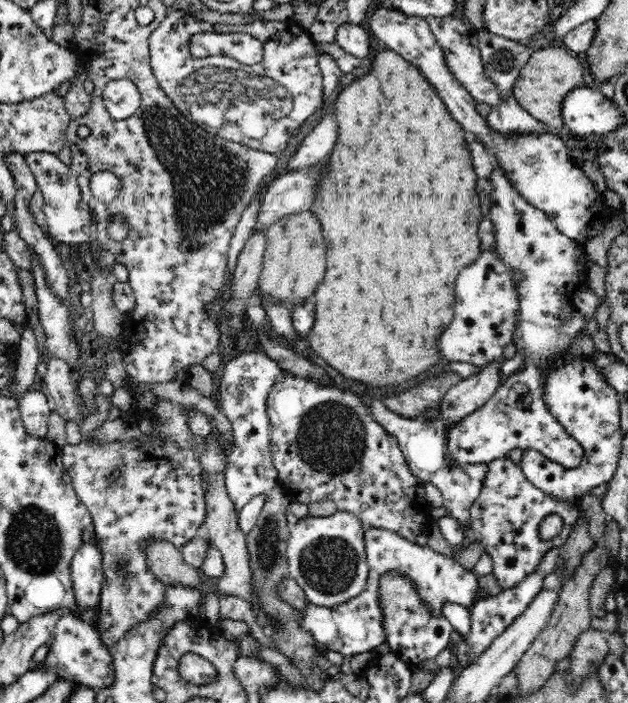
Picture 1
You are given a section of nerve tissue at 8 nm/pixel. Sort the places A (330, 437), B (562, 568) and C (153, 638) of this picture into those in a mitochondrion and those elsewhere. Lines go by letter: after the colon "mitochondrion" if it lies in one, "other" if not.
A: mitochondrion
B: other
C: other

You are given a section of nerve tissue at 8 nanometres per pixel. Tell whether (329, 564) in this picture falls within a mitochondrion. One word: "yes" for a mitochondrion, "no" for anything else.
yes

